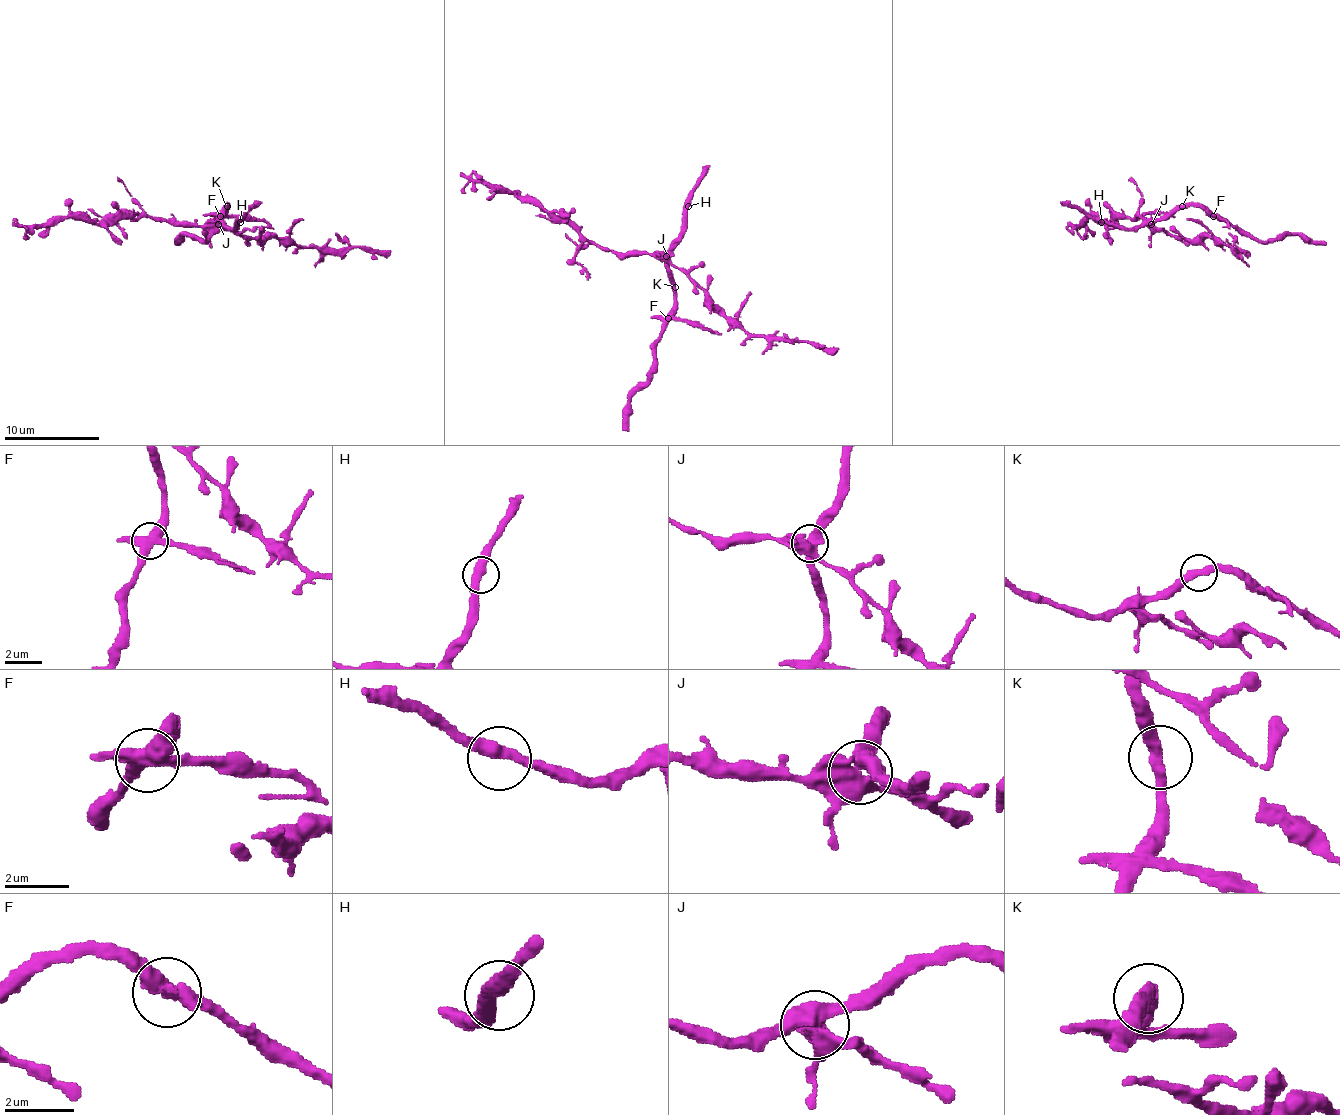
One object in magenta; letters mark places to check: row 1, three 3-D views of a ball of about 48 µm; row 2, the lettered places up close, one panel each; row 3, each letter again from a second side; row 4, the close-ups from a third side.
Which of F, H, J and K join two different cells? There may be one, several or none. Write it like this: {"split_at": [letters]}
{"split_at": ["F", "J"]}

